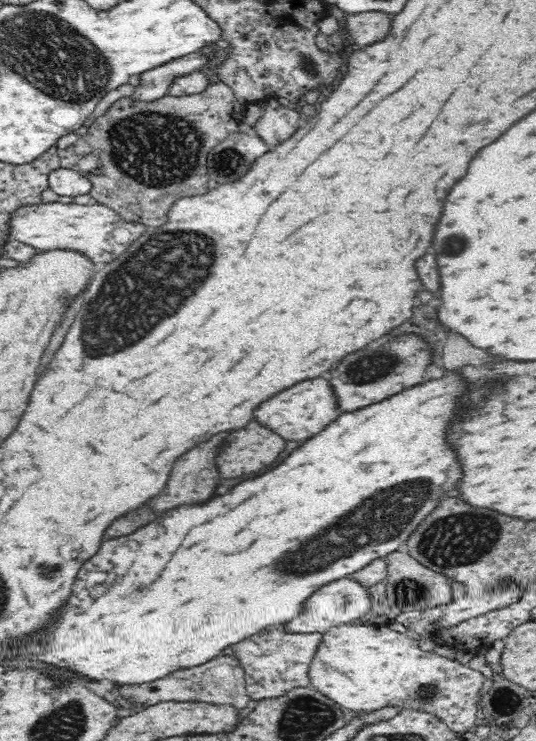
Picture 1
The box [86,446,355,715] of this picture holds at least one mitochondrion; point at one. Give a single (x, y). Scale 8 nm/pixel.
(199, 682)

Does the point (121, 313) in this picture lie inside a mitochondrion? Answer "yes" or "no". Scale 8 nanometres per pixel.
yes

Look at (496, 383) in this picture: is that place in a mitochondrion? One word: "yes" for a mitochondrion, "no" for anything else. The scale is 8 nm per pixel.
no

